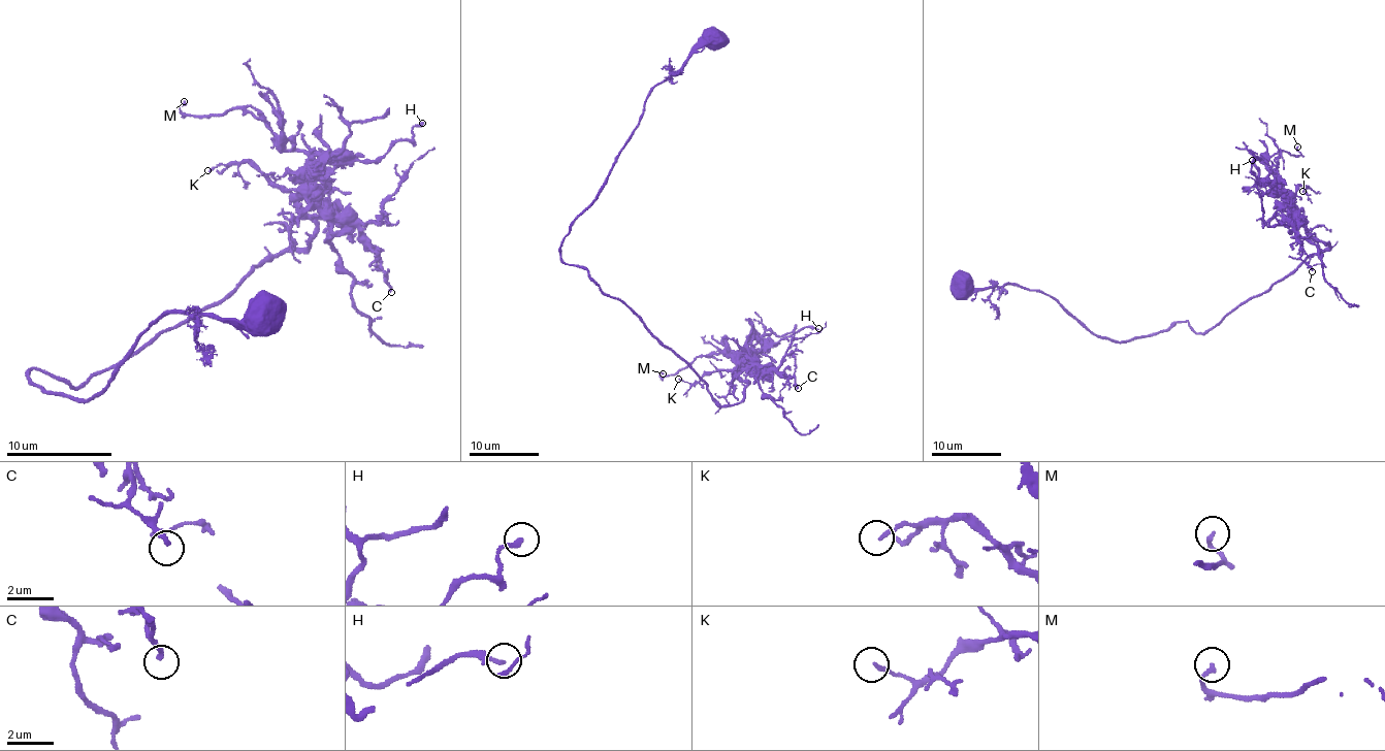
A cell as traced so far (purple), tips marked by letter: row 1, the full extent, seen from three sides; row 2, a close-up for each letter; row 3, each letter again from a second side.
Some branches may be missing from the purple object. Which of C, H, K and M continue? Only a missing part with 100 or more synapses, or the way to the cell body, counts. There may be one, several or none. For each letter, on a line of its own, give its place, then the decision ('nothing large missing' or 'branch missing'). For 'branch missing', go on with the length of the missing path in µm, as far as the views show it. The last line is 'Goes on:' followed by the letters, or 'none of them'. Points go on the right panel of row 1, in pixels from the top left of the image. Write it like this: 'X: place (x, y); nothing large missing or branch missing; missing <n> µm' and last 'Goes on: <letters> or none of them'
C: place (1312, 271); nothing large missing
H: place (1252, 160); nothing large missing
K: place (1302, 191); nothing large missing
M: place (1297, 147); nothing large missing
Goes on: none of them

